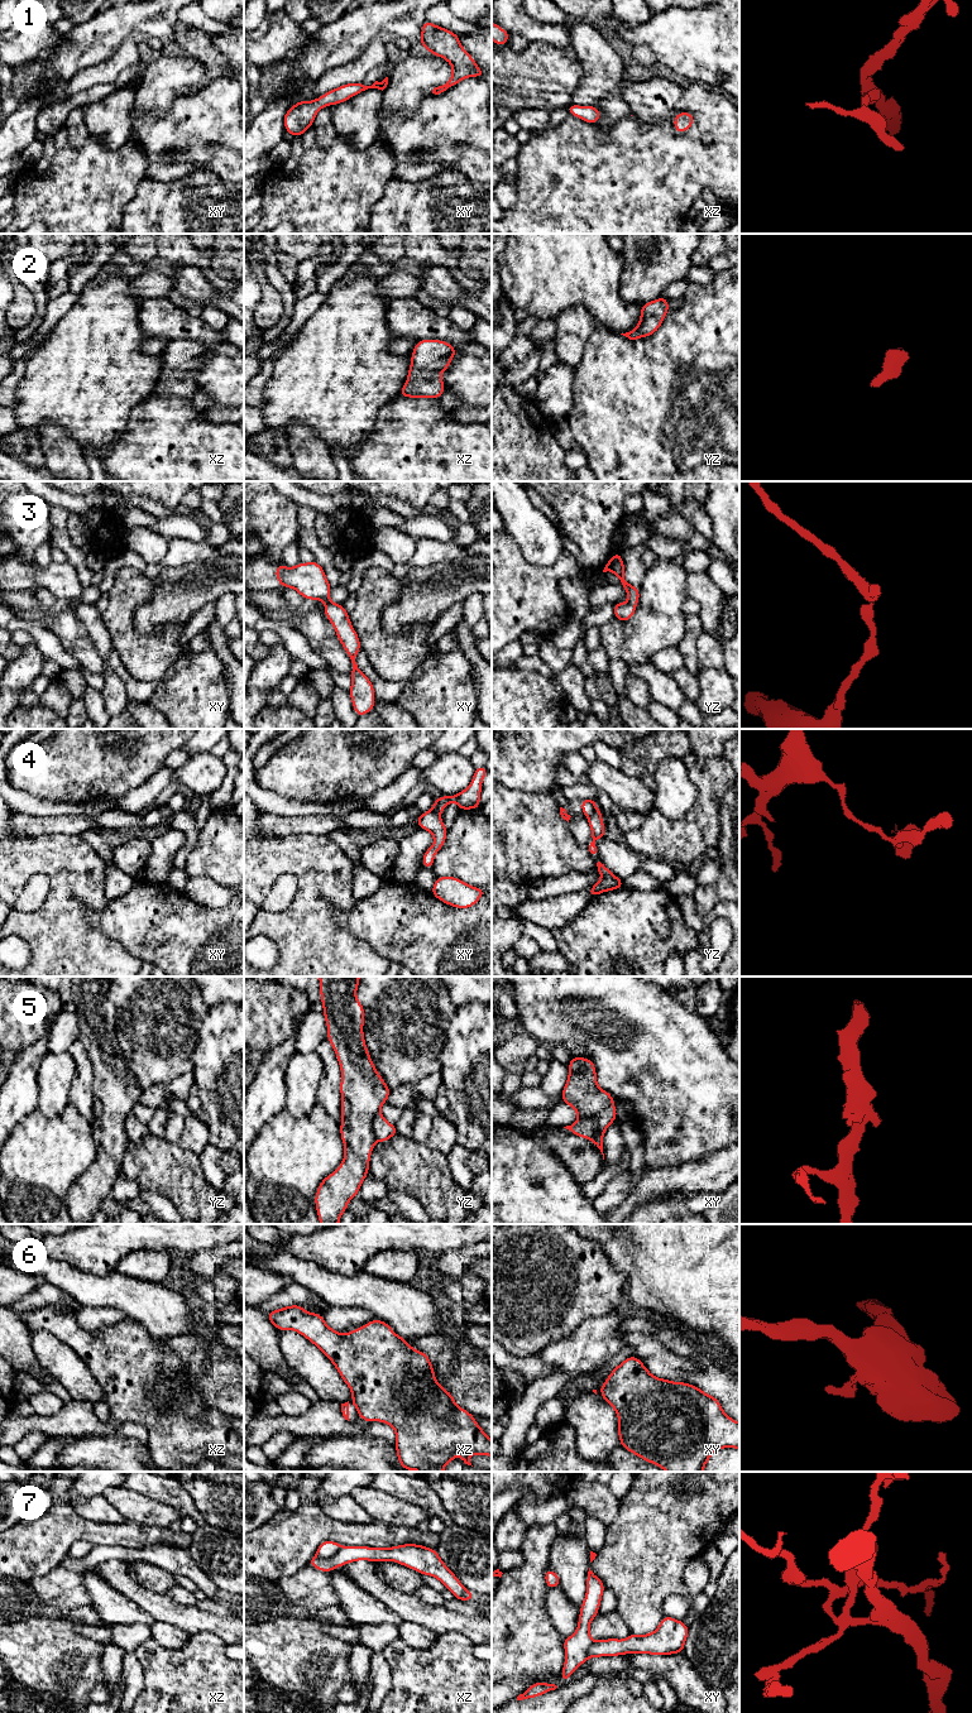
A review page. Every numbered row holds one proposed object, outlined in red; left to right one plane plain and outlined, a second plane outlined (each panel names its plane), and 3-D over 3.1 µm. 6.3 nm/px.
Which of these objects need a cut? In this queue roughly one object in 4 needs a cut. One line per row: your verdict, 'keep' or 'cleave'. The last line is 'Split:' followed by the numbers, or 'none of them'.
1: keep
2: keep
3: keep
4: cleave
5: cleave
6: cleave
7: cleave
Split: 4, 5, 6, 7

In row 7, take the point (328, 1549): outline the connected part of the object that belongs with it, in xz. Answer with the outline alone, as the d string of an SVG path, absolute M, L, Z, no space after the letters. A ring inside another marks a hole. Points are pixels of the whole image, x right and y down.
M326 1540L317 1548L316 1556L320 1559L330 1559L340 1550L340 1548L341 1545L339 1542Z

